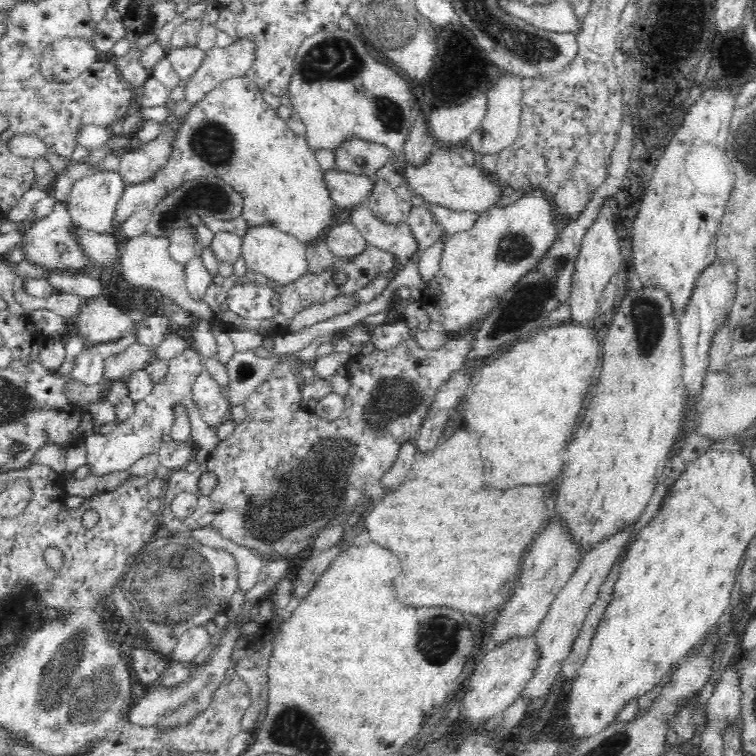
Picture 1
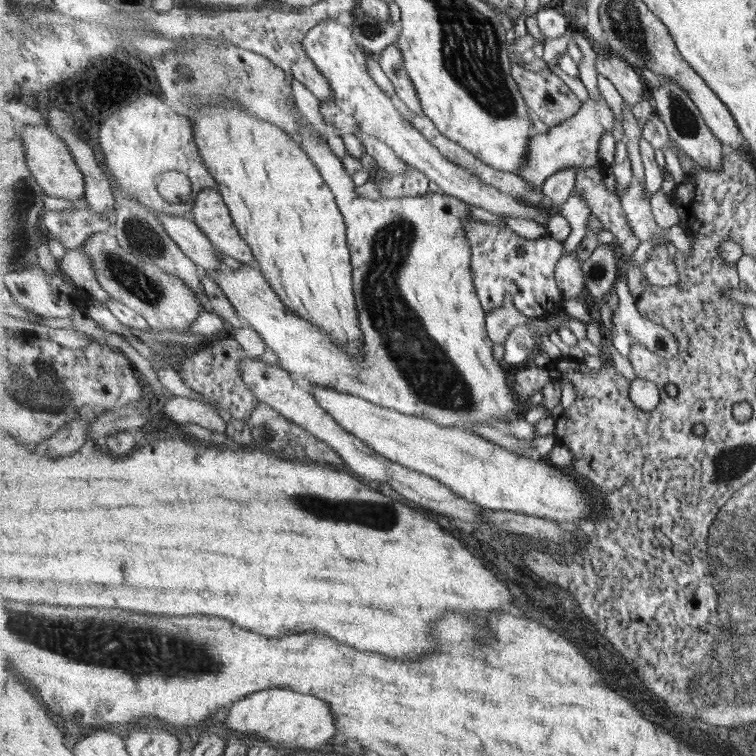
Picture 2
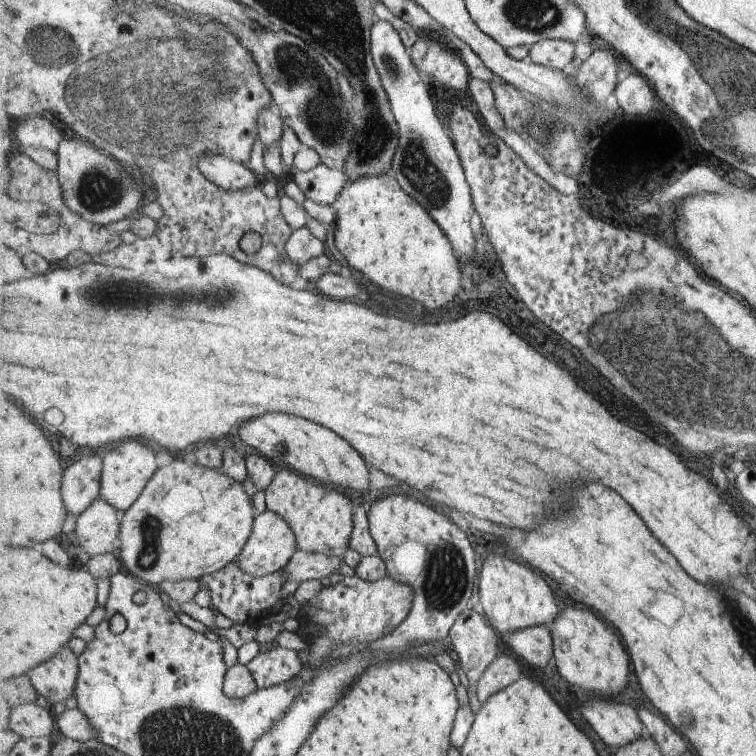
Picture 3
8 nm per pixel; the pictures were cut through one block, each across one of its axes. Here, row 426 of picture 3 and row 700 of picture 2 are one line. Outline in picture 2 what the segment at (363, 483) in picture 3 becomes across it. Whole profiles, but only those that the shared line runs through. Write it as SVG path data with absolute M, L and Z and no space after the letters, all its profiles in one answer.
M295 689L263 690L243 698L241 702L236 702L232 706L229 716L224 719L224 724L229 728L231 735L241 738L247 739L249 735L255 735L275 746L283 746L293 751L315 751L329 749L329 740L337 734L335 716L329 704L321 698L307 696L307 693L297 692Z

